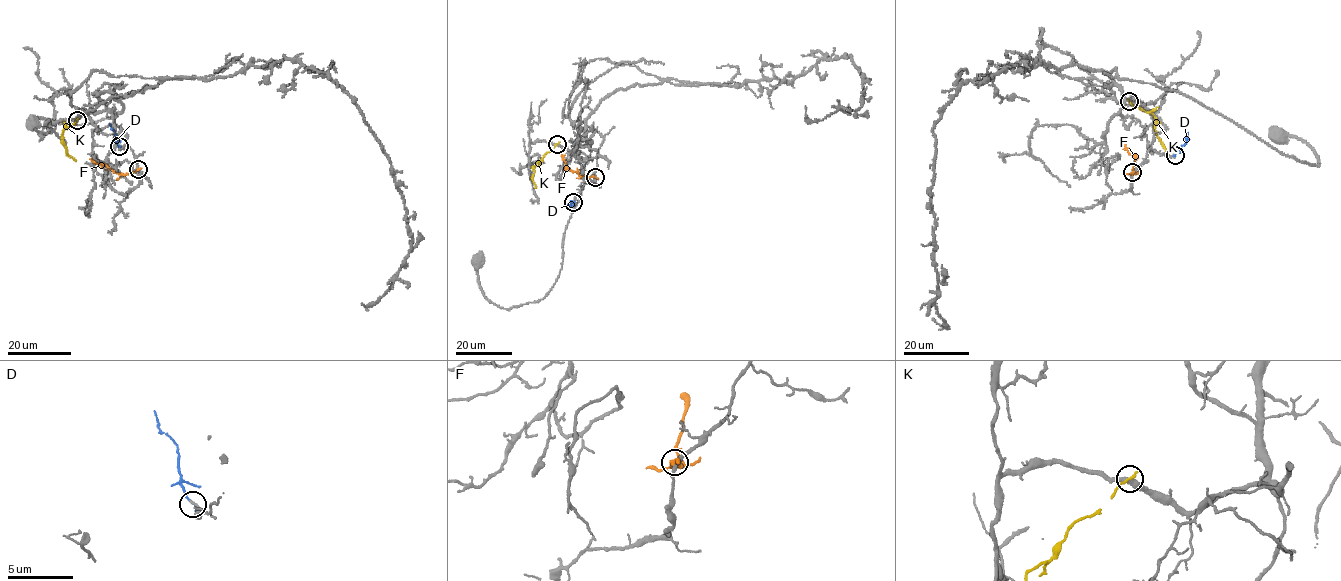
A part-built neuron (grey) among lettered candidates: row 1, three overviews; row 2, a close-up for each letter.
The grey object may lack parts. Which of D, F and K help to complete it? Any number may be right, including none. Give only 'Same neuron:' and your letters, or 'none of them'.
Same neuron: D

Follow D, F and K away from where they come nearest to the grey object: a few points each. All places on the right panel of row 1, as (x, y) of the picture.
D: (1175, 155), (1186, 143), (1188, 133)
F: (1132, 172), (1135, 157), (1124, 143)
K: (1129, 101), (1156, 119), (1155, 131), (1168, 154)

